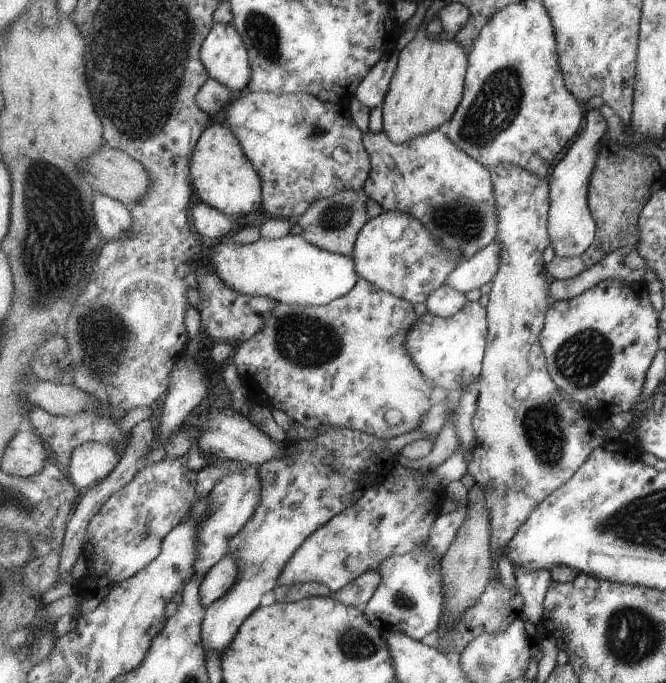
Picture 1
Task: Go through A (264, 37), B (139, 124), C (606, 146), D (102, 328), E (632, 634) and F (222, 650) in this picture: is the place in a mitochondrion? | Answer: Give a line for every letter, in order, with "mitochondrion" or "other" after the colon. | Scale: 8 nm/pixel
A: mitochondrion
B: mitochondrion
C: other
D: mitochondrion
E: mitochondrion
F: other

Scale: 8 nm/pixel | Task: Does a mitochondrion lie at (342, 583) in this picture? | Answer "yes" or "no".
no

